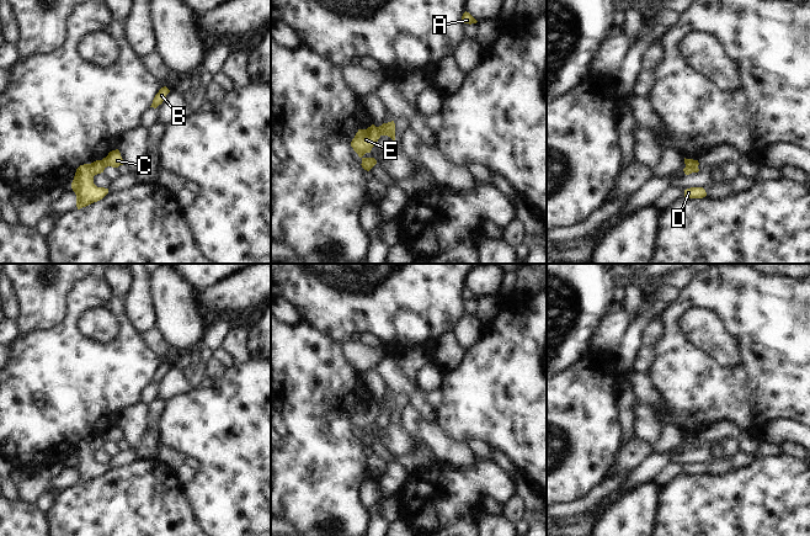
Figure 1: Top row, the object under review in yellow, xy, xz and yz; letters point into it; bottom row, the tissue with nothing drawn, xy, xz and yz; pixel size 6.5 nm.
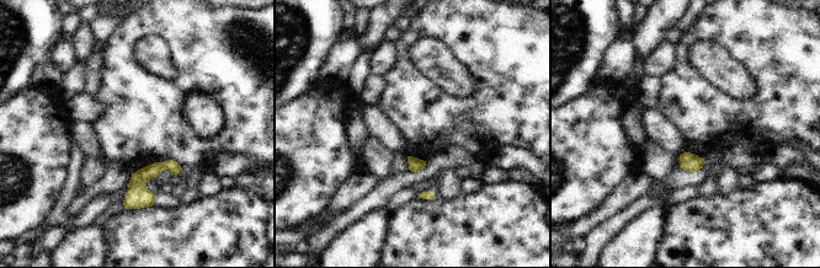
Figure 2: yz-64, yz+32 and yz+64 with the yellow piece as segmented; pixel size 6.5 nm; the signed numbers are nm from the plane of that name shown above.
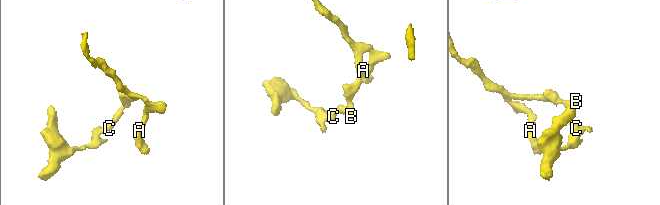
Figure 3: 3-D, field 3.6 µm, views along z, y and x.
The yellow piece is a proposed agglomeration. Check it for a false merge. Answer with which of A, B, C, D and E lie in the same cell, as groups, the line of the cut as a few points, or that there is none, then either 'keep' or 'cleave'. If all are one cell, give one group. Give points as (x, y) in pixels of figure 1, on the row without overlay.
groups A B C / D E; cut xz (377, 403), (380, 410); cleave

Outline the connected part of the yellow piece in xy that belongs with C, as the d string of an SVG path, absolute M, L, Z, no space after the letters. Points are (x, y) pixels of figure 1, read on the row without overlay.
M116 425L110 428L108 431L101 436L101 439L105 444L107 442L118 444L119 441L123 441L123 435L121 432L119 426Z

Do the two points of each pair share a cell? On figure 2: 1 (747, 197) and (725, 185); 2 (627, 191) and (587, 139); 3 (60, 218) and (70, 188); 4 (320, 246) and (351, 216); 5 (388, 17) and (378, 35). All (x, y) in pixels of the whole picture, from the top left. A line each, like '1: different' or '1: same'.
1: different
2: different
3: same
4: same
5: same

